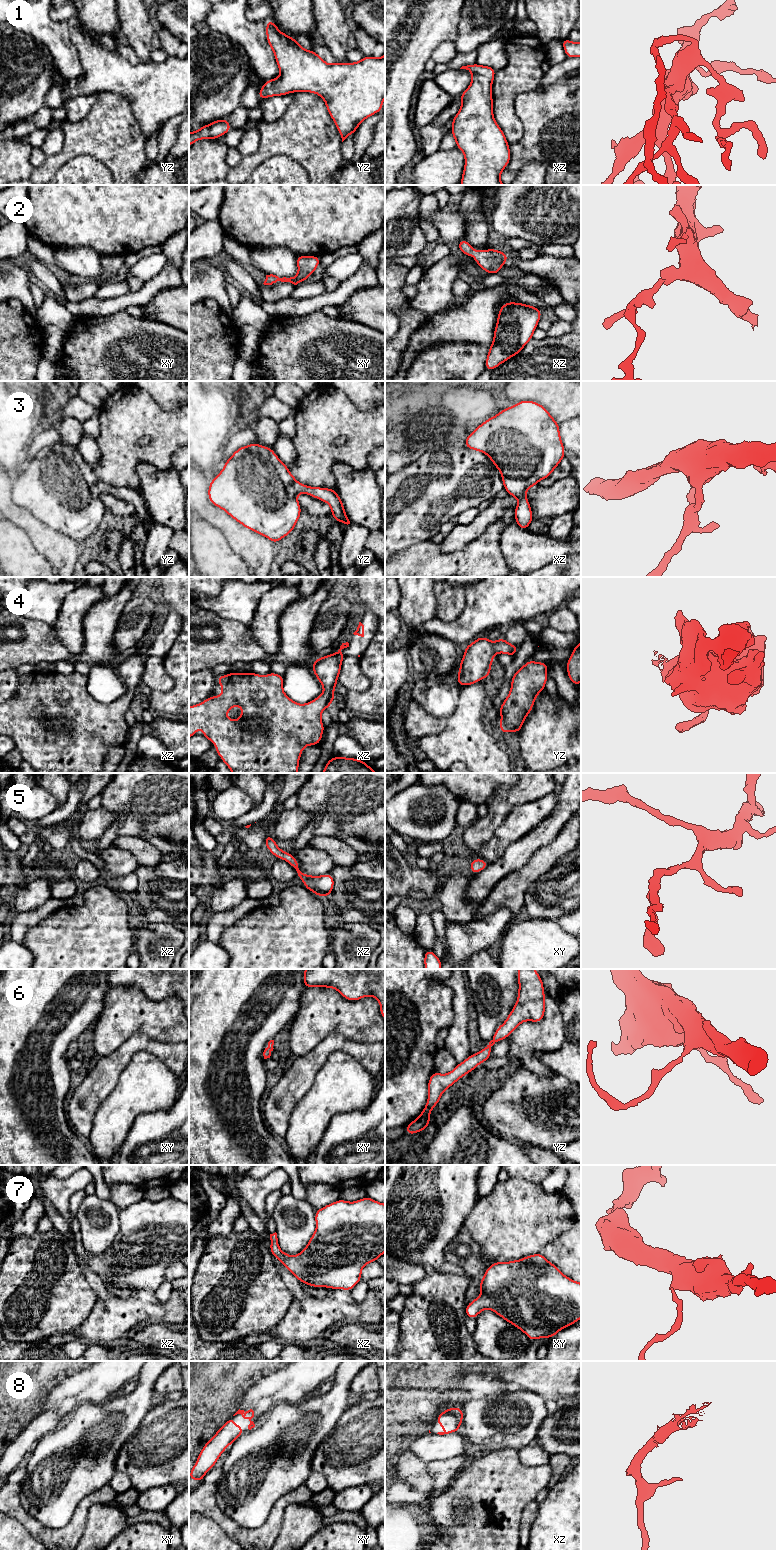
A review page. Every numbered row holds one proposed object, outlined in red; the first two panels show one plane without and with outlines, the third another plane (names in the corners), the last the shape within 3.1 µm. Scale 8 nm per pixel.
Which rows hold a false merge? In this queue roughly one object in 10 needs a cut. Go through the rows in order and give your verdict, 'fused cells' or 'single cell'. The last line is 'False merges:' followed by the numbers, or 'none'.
1: single cell
2: single cell
3: single cell
4: single cell
5: single cell
6: single cell
7: single cell
8: single cell
False merges: none

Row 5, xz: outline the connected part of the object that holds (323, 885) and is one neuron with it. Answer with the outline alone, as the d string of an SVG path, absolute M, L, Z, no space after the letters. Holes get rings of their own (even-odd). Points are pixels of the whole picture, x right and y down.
M269 833L265 837L264 846L266 846L277 859L287 861L294 868L296 871L296 877L303 881L306 889L312 891L319 897L328 897L331 894L334 888L334 877L330 873L321 876L304 874L299 869L299 862L297 859L291 853L281 850L277 846L275 839L273 839Z

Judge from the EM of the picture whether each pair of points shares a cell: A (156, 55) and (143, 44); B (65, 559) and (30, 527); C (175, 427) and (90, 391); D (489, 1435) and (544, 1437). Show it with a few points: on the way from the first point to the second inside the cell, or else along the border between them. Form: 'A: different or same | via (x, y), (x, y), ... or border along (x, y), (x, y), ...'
A: different | border along (152, 49), (150, 61)
B: same | via (56, 550), (39, 533)
C: different | border along (109, 394), (100, 408)
D: different | border along (547, 1416), (534, 1438)

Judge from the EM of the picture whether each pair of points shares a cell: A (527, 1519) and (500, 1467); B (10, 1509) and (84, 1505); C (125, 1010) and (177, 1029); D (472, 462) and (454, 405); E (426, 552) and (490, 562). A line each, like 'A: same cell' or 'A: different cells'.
A: different cells
B: same cell
C: same cell
D: different cells
E: same cell

